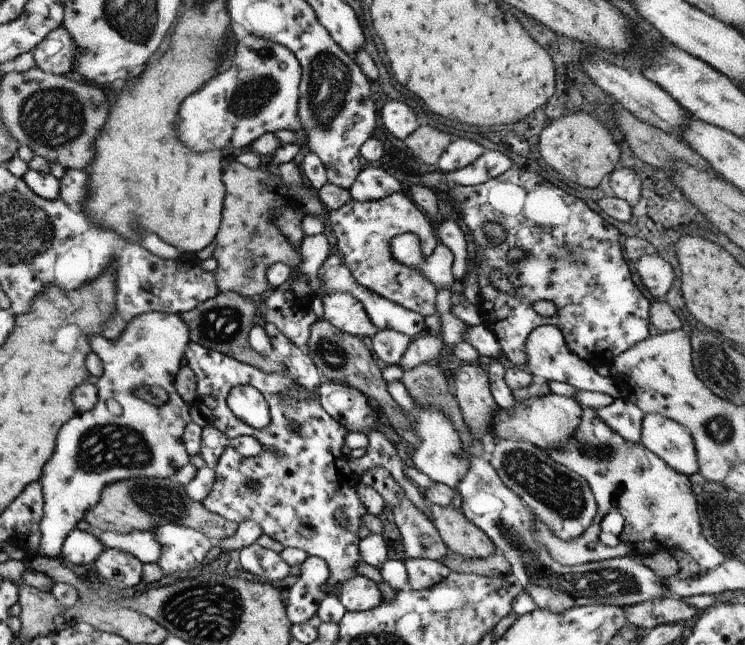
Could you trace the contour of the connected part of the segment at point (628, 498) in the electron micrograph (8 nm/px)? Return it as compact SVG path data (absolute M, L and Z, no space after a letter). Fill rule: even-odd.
M582 407L580 421L572 437L561 448L549 452L549 456L557 464L586 477L591 492L599 492L599 514L595 514L591 524L576 539L570 541L558 539L545 523L533 516L534 537L555 562L573 566L615 557L650 555L661 550L671 552L675 547L685 551L705 571L719 566L724 561L721 552L711 548L711 544L703 536L700 518L695 509L695 494L691 491L688 476L673 470L663 462L663 459L649 452L640 442L630 443L623 440L596 415L596 410ZM615 510L623 517L623 530L618 534L617 544L607 546L599 540L599 522L607 512Z

